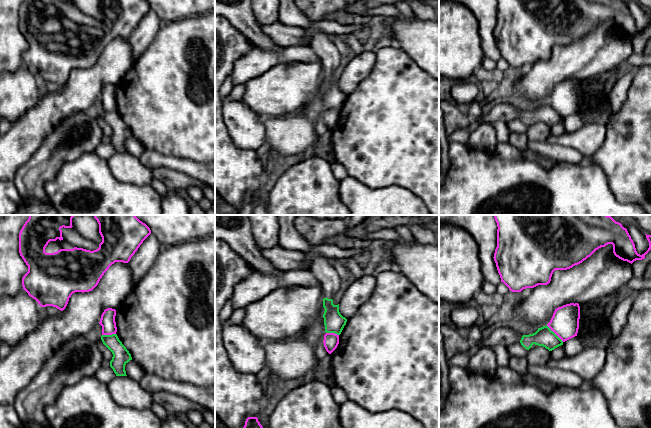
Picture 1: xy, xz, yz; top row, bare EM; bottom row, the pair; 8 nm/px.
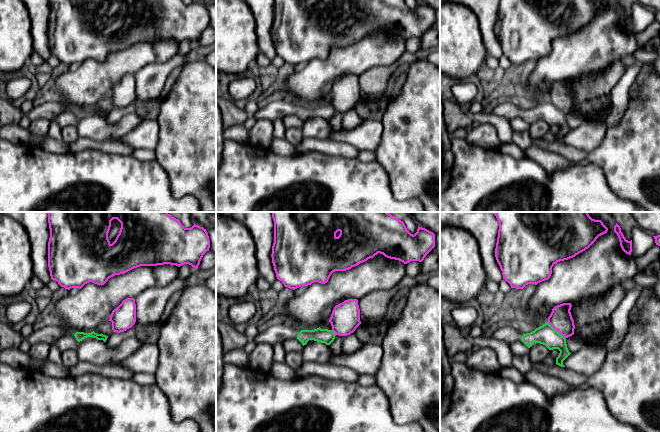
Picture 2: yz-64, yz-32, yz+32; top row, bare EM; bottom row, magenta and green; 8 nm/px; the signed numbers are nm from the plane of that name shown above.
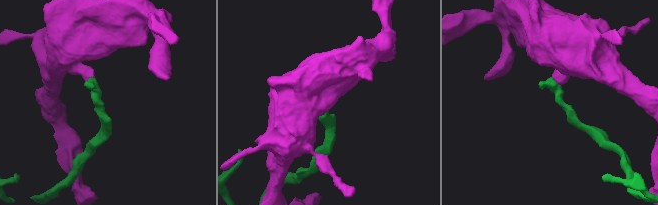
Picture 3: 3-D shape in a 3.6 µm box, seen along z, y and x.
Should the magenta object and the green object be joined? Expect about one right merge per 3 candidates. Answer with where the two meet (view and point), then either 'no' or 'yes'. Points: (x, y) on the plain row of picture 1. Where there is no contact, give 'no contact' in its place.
contact yz (555, 109); no

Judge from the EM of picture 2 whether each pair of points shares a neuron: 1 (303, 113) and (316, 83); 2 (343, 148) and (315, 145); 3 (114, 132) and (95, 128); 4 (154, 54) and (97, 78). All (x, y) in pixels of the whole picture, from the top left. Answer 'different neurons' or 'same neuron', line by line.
1: different neurons
2: same neuron
3: same neuron
4: same neuron

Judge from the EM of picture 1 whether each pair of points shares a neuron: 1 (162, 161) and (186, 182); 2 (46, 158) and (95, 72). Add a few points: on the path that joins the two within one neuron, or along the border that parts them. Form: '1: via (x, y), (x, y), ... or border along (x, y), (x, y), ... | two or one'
1: border along (151, 169), (171, 168), (194, 178) | two
2: border along (81, 111), (70, 113), (53, 127) | two

